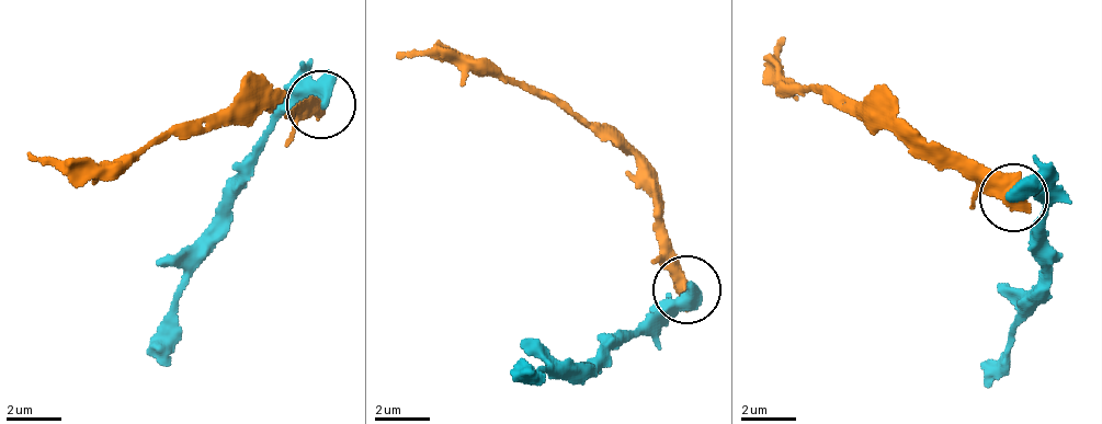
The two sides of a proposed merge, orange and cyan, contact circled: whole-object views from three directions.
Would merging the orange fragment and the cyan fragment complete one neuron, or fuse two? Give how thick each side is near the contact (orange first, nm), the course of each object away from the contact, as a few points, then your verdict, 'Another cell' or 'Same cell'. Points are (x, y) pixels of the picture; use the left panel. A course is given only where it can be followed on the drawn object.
Thickness 700 nm (orange) against 460 nm. Course of orange: (322, 103), (287, 113), (260, 111), (94, 163), (26, 151). Course of cyan: (322, 103), (275, 121), (241, 171), (234, 220), (186, 284), (179, 337), (158, 364). Another cell

